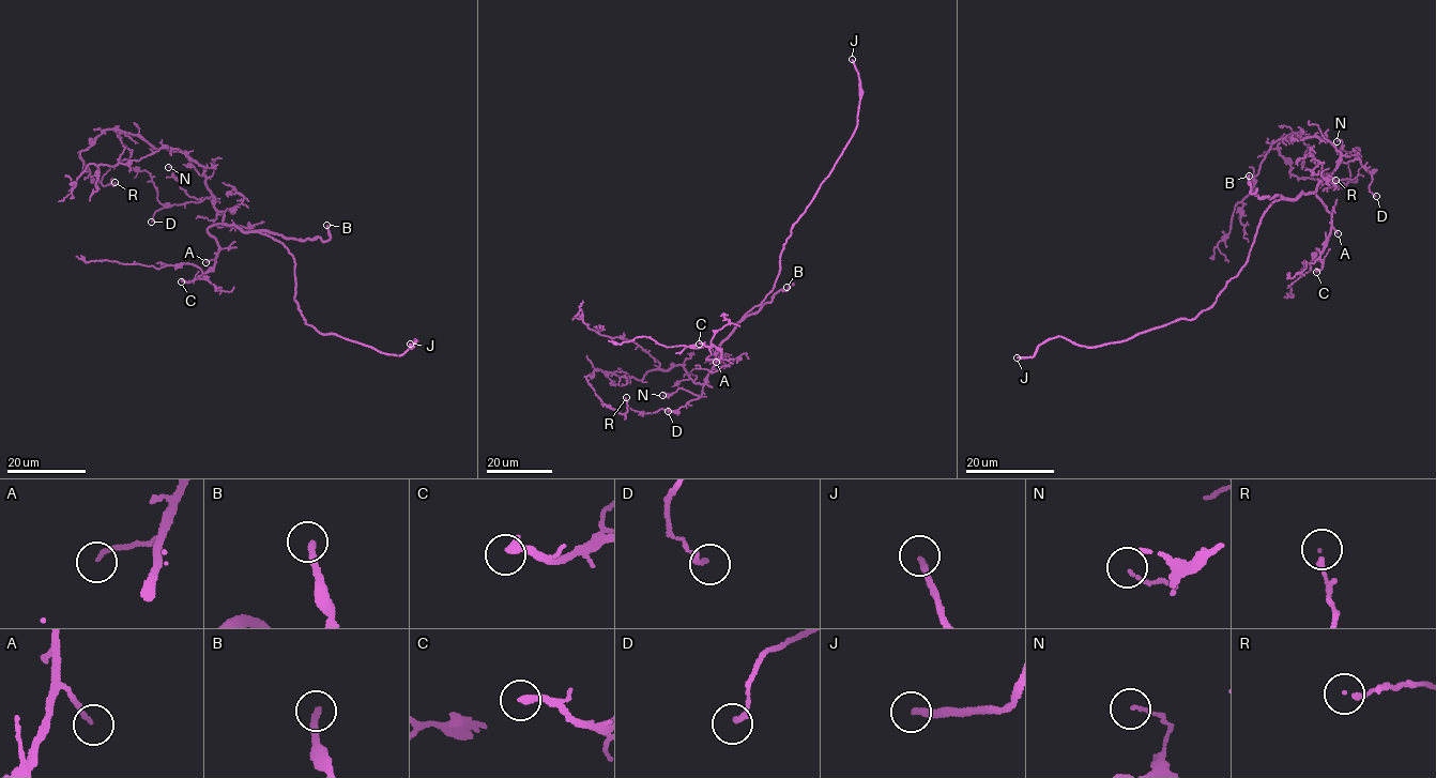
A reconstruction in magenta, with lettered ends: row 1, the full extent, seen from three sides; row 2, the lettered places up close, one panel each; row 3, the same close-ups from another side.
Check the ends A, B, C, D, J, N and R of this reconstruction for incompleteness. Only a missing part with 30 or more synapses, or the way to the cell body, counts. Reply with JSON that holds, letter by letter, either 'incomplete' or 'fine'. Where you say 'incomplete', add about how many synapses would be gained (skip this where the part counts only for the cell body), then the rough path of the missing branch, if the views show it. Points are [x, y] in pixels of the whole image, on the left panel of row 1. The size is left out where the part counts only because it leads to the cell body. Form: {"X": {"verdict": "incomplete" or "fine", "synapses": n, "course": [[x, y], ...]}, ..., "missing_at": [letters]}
{"A": {"verdict": "fine"}, "B": {"verdict": "incomplete", "synapses": 120, "course": [[326, 225], [325, 211], [358, 193], [399, 143], [385, 131], [395, 97], [376, 72], [375, 40], [384, 39]]}, "C": {"verdict": "incomplete", "synapses": 45, "course": [[181, 281], [152, 283], [140, 289], [123, 291], [115, 288], [81, 290], [61, 303], [40, 298]]}, "D": {"verdict": "fine"}, "J": {"verdict": "incomplete", "course": [[410, 344], [408, 340], [392, 339], [384, 344], [361, 336], [346, 337], [339, 348], [345, 353]]}, "N": {"verdict": "fine"}, "R": {"verdict": "fine"}, "missing_at": ["B", "C", "J"]}

